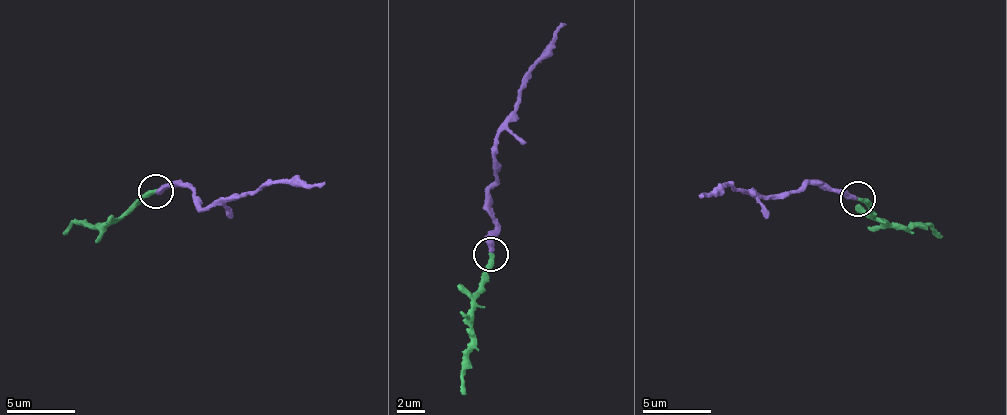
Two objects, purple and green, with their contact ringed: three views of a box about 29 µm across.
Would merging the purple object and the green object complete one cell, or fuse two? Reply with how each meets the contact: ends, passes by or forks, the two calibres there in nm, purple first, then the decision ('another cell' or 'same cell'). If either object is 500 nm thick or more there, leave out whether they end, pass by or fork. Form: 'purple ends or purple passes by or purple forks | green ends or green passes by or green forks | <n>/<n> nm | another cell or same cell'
purple ends | green ends | 400/320 nm | same cell

